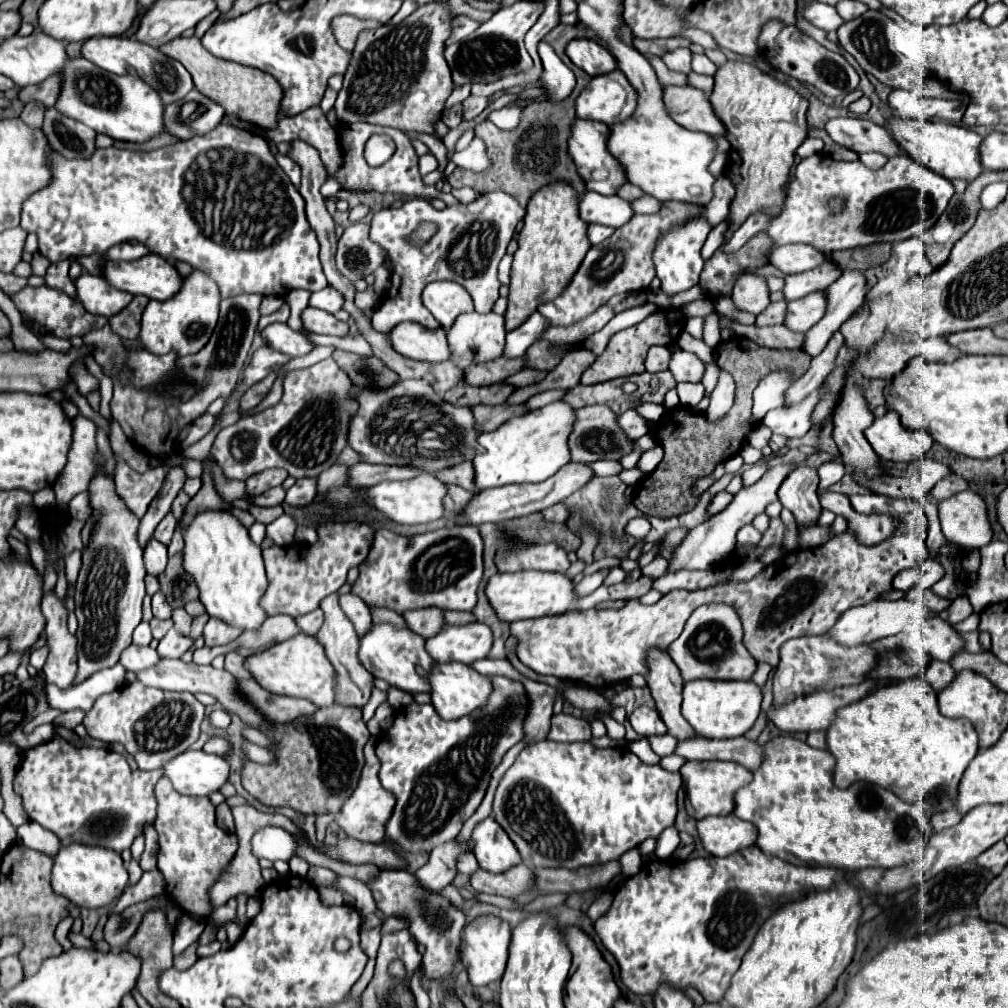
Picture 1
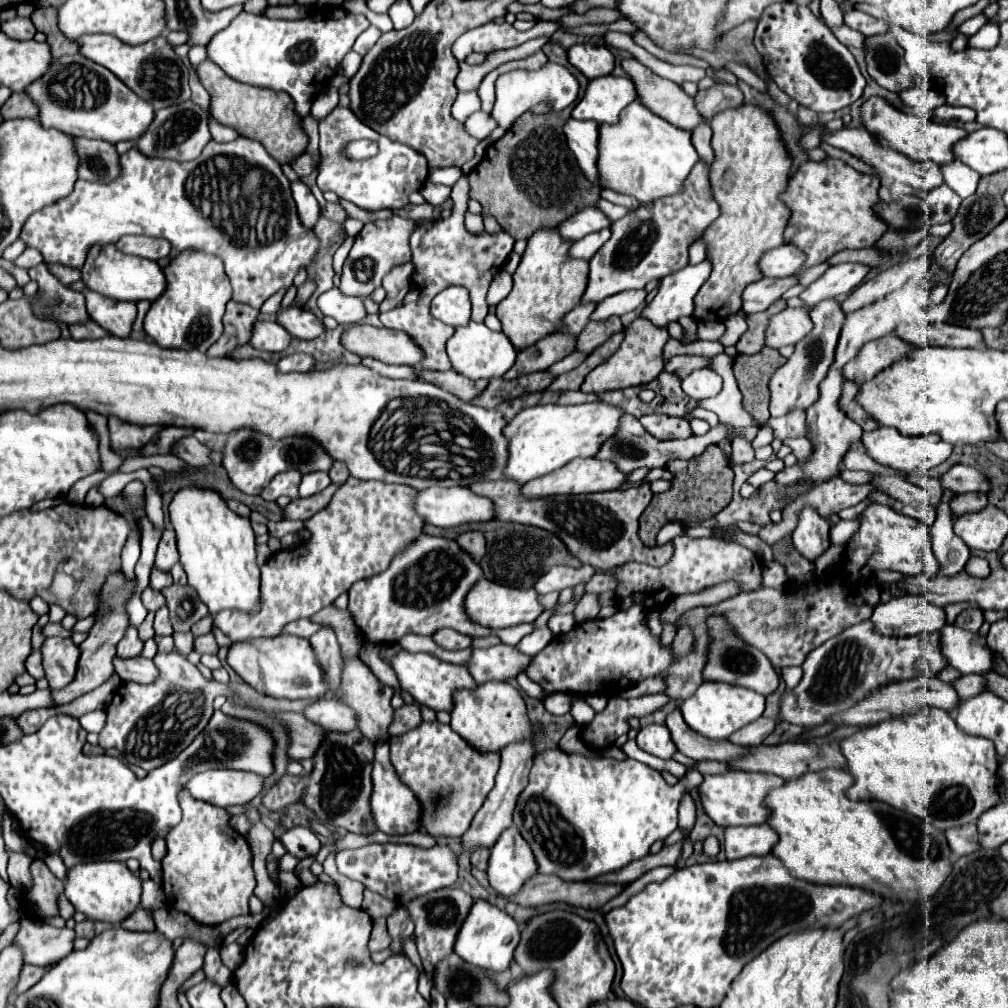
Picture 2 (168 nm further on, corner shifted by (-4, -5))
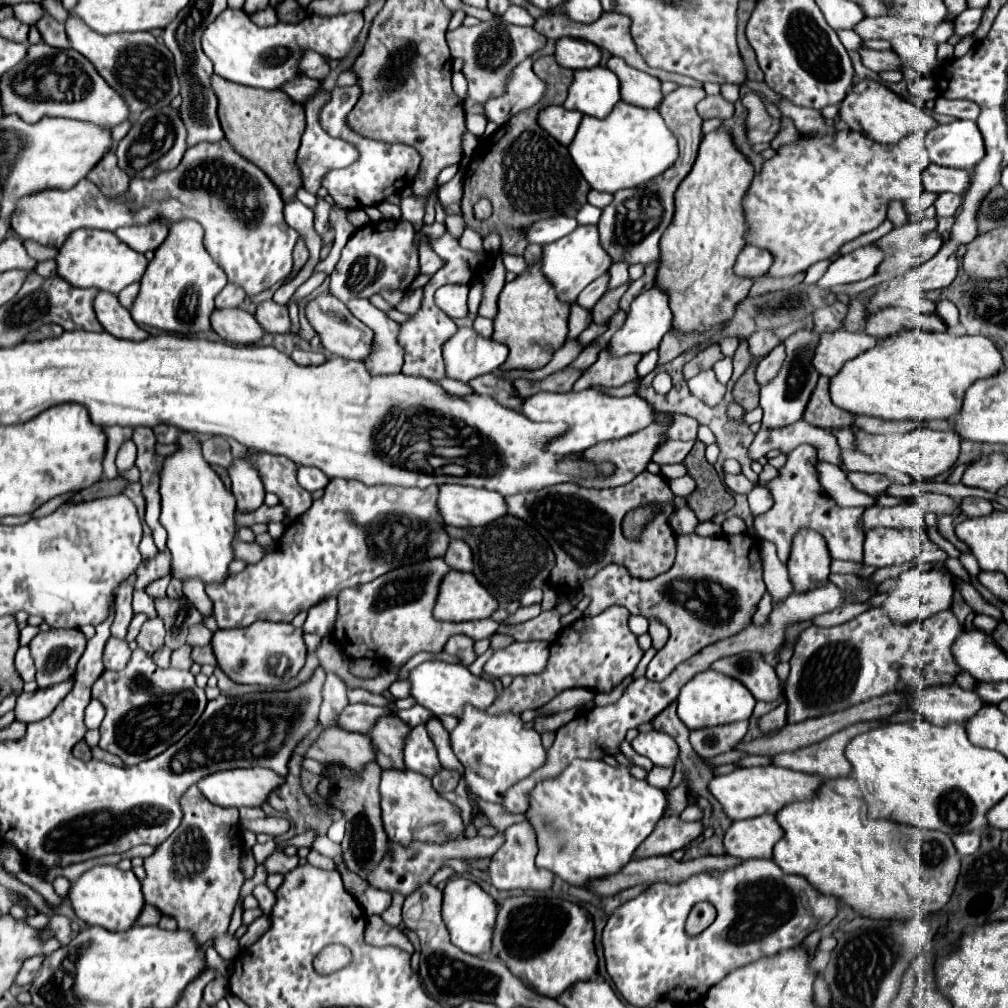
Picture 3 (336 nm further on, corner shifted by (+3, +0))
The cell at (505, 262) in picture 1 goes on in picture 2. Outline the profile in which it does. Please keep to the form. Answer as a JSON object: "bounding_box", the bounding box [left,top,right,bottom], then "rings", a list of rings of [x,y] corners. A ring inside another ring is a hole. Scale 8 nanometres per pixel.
{"bounding_box":[488,269,512,305],"rings":[[[502,269],[494,277],[494,281],[492,281],[490,289],[488,289],[488,305],[500,303],[500,299],[504,299],[510,293],[510,289],[512,289],[512,275],[506,269]]]}

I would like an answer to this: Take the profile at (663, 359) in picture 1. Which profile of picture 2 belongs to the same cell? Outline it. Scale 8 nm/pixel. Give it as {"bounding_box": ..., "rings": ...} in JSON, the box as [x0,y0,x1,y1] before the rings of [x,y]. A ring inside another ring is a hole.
{"bounding_box":[664,355,710,377],"rings":[[[680,355],[680,357],[672,357],[666,361],[664,365],[664,371],[668,373],[674,373],[678,377],[686,377],[692,369],[696,367],[706,367],[710,359],[706,357],[692,357],[692,355]]]}

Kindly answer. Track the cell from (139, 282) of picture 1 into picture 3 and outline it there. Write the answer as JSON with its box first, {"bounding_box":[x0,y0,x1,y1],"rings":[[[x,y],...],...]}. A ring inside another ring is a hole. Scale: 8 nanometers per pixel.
{"bounding_box":[55,230,147,294],"rings":[[[75,230],[59,248],[55,262],[57,274],[71,286],[97,288],[111,294],[119,294],[125,286],[139,282],[147,268],[147,258],[143,254],[133,252],[127,244],[117,240],[115,234],[105,230]]]}

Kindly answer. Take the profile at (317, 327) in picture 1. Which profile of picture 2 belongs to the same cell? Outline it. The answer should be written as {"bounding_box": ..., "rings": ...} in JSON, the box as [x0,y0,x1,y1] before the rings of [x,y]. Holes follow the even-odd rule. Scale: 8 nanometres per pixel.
{"bounding_box":[278,307,326,339],"rings":[[[290,307],[290,309],[284,309],[282,313],[278,313],[278,323],[282,323],[298,339],[316,339],[322,333],[326,333],[322,319],[318,319],[314,313],[310,313],[306,309],[298,309],[298,307]]]}

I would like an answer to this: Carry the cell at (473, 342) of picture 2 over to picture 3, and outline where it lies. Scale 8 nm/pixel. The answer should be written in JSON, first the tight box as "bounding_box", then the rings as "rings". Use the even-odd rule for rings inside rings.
{"bounding_box":[443,328,507,382],"rings":[[[459,328],[443,348],[447,376],[469,382],[497,370],[507,358],[507,346],[479,336],[473,328]]]}

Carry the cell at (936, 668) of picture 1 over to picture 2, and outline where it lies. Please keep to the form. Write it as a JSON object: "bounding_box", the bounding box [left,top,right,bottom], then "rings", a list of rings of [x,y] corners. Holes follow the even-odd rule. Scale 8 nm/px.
{"bounding_box":[952,675,984,699],"rings":[[[962,675],[952,683],[952,687],[956,689],[960,699],[968,699],[968,697],[984,691],[984,679],[980,675]]]}

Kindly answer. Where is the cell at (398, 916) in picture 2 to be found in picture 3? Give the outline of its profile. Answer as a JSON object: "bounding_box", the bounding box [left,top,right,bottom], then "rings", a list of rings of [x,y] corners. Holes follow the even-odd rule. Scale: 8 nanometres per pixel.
{"bounding_box":[357,886,391,914],"rings":[[[369,886],[357,900],[367,914],[381,914],[385,908],[391,906],[391,894],[375,886]]]}

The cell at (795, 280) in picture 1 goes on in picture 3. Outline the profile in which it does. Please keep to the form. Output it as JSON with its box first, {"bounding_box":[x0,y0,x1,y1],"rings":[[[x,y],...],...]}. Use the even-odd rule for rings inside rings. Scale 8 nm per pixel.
{"bounding_box":[819,244,885,288],"rings":[[[875,244],[857,248],[845,256],[839,256],[835,262],[831,262],[829,270],[819,280],[819,284],[825,288],[835,288],[841,284],[865,280],[877,272],[883,258],[885,258],[885,252]]]}

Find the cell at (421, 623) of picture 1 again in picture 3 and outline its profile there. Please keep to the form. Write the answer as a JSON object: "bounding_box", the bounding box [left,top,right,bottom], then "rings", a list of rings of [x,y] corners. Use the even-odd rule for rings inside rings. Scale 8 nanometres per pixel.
{"bounding_box":[445,636,475,666],"rings":[[[451,636],[447,646],[445,646],[445,652],[451,654],[451,656],[459,656],[461,664],[463,666],[471,666],[475,662],[475,650],[473,650],[473,640],[469,636]]]}

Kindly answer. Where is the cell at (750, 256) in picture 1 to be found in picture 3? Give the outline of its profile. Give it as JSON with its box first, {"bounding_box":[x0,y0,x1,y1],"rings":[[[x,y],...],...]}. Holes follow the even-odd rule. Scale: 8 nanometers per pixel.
{"bounding_box":[655,126,755,334],"rings":[[[721,126],[719,130],[705,134],[699,156],[695,160],[693,170],[689,176],[679,184],[675,192],[675,216],[665,234],[661,236],[661,262],[657,266],[655,286],[663,290],[669,296],[669,308],[673,312],[673,328],[679,334],[689,332],[709,332],[715,326],[725,324],[733,318],[735,306],[739,300],[743,300],[749,294],[749,288],[753,284],[751,278],[739,278],[733,272],[733,264],[737,260],[737,254],[741,252],[741,246],[745,246],[743,232],[745,232],[745,218],[741,200],[753,180],[755,172],[753,166],[745,160],[745,156],[733,146],[729,132]]]}

